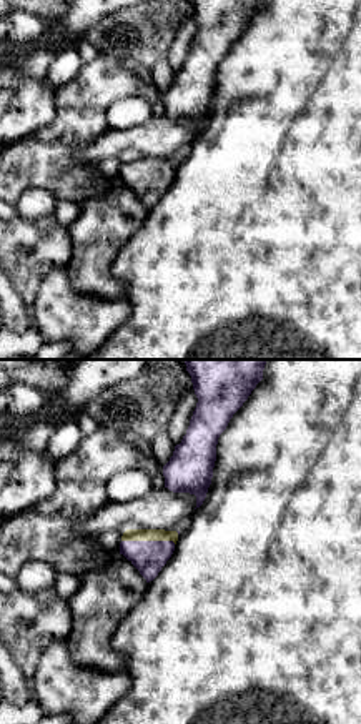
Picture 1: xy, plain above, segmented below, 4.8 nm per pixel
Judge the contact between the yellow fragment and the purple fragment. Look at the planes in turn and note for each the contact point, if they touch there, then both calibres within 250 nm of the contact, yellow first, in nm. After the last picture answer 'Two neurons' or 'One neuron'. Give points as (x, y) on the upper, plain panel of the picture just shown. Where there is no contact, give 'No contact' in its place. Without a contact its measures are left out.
Touches yellow at (148, 167). Thickness 60 nm (yellow) against 160 nm

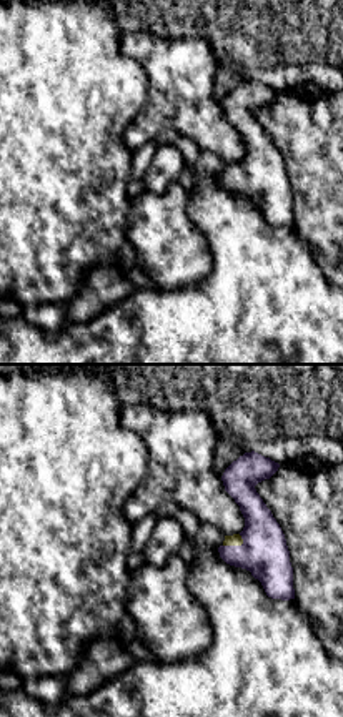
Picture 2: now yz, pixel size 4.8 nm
Touches yellow at (233, 172). Thickness 60 nm (yellow) against 220 nm

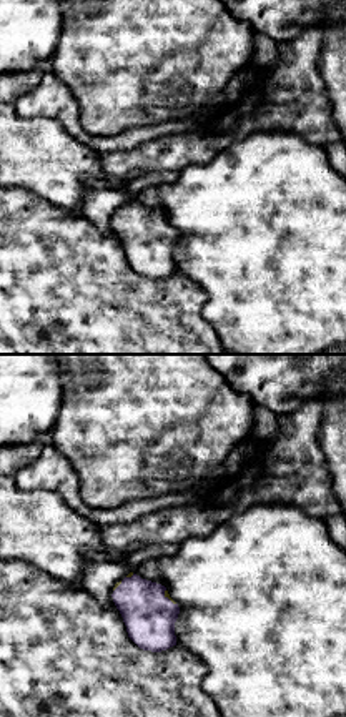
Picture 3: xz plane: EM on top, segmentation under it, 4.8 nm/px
Touches yellow at (168, 225). Thickness 20 nm (yellow) against 240 nm

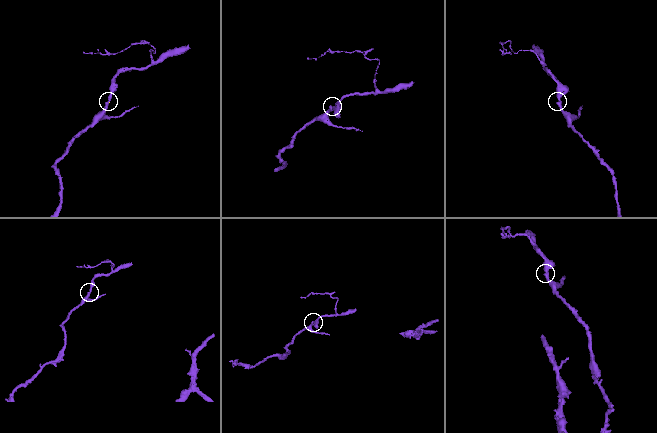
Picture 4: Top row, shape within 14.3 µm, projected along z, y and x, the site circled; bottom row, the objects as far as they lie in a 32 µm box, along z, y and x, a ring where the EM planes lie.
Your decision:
One neuron

